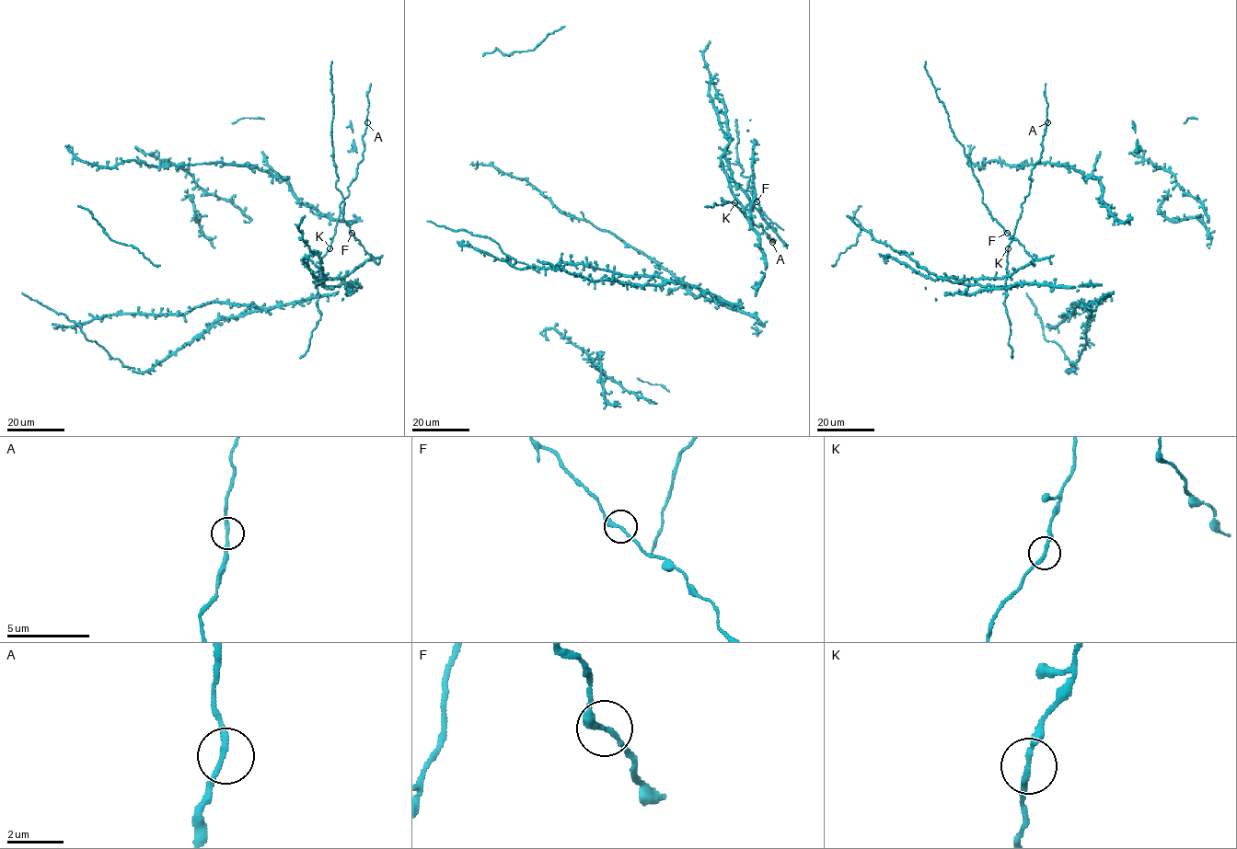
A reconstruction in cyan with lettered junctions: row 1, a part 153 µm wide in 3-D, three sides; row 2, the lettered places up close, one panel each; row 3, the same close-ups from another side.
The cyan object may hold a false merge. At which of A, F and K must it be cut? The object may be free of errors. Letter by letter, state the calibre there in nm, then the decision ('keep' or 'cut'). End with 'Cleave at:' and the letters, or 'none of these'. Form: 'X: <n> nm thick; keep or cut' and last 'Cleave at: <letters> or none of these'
A: 180 nm thick; keep
F: 200 nm thick; keep
K: 190 nm thick; keep
Cleave at: none of these

